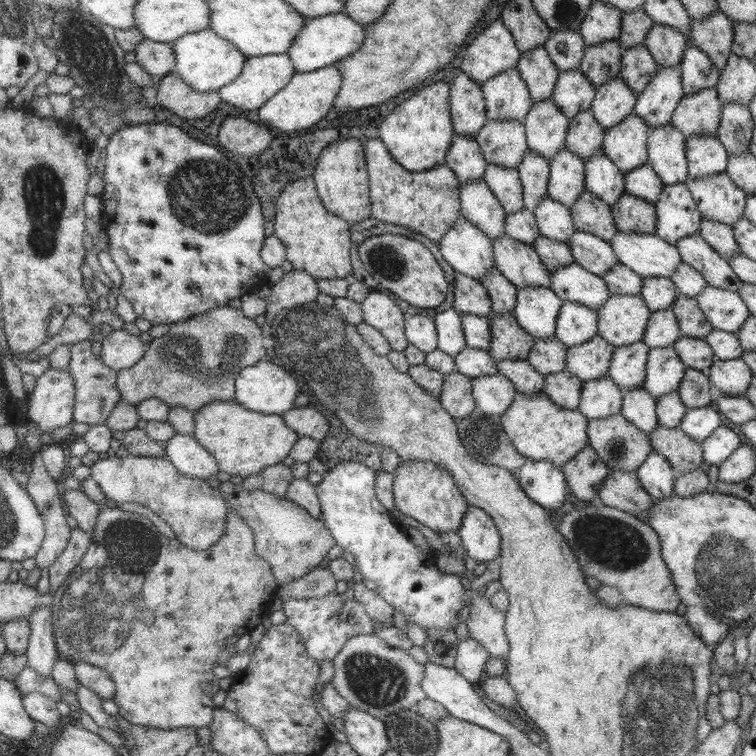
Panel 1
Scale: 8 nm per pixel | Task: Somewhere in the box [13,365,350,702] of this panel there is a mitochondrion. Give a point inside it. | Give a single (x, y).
(95, 612)

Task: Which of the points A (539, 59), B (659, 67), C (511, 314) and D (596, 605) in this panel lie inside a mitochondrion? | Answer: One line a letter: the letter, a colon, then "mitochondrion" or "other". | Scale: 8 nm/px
A: other
B: other
C: other
D: other

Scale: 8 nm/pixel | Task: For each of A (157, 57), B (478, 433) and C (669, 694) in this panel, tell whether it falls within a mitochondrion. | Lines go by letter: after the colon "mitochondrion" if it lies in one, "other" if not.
A: other
B: mitochondrion
C: mitochondrion

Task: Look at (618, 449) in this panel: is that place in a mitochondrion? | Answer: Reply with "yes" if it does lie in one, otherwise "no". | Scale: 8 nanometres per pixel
yes

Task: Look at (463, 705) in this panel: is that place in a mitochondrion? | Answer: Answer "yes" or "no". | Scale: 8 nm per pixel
no

